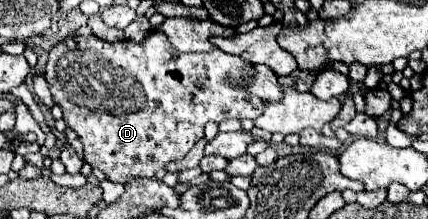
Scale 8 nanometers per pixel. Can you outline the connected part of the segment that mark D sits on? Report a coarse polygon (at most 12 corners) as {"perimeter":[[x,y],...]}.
{"perimeter":[[66,37],[44,77],[108,181],[154,177],[208,121],[256,119],[252,65]]}

